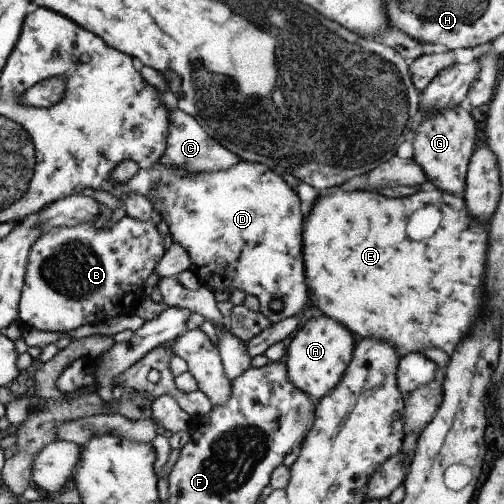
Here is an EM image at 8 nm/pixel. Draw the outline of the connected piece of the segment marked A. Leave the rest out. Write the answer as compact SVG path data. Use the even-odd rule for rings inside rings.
M314 310L309 320L288 341L286 366L291 383L299 391L305 392L317 406L317 402L339 383L346 365L350 362L357 338L348 332L346 326L338 324L319 311Z

